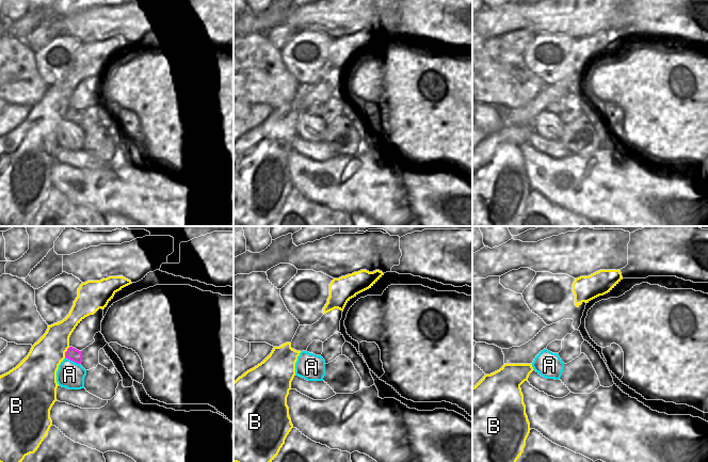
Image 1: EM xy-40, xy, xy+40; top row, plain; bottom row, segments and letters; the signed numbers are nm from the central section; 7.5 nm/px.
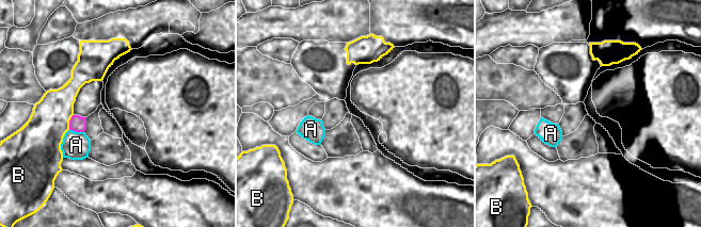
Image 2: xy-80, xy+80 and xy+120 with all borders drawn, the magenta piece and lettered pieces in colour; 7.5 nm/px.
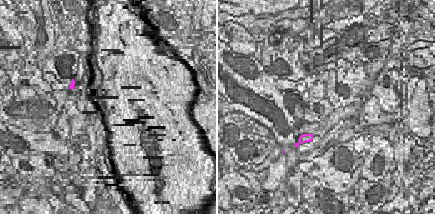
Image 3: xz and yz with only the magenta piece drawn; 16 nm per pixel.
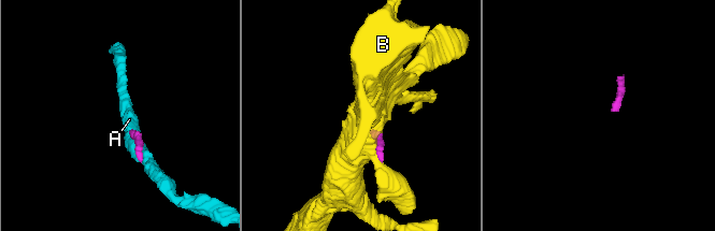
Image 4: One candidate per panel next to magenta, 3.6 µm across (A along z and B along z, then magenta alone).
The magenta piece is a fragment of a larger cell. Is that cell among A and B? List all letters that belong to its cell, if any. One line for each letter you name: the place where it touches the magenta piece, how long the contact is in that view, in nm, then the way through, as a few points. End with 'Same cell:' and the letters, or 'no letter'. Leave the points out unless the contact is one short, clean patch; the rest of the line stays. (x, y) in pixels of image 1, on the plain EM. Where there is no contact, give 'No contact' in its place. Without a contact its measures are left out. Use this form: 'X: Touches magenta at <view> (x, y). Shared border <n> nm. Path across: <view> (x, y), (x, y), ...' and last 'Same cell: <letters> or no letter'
Same cell: no letter.

